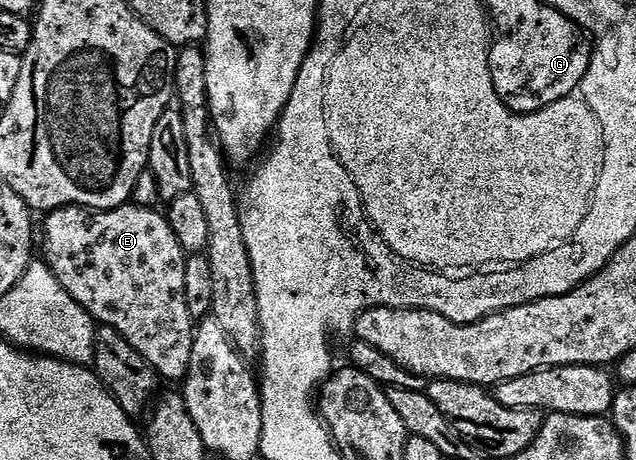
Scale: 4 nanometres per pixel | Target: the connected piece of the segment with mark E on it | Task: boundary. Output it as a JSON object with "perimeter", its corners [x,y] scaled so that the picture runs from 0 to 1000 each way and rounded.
{"perimeter":[[[201,443],[187,448],[181,457],[138,457],[135,448],[97,448],[94,457],[79,459],[69,474],[74,476],[69,478],[68,491],[64,483],[64,526],[68,517],[68,535],[74,548],[71,567],[74,580],[83,591],[83,600],[90,600],[96,626],[102,626],[102,635],[108,635],[108,643],[115,643],[115,652],[121,652],[127,670],[138,674],[151,702],[190,722],[190,730],[197,730],[197,739],[203,739],[203,748],[209,748],[209,757],[215,757],[215,765],[228,774],[228,783],[242,800],[252,824],[286,826],[292,822],[303,774],[308,713],[308,702],[297,687],[297,661],[291,661],[291,574],[296,554],[289,552],[285,530],[278,530],[278,513],[272,513],[272,496],[266,496],[261,472],[248,454],[236,448]]]}

